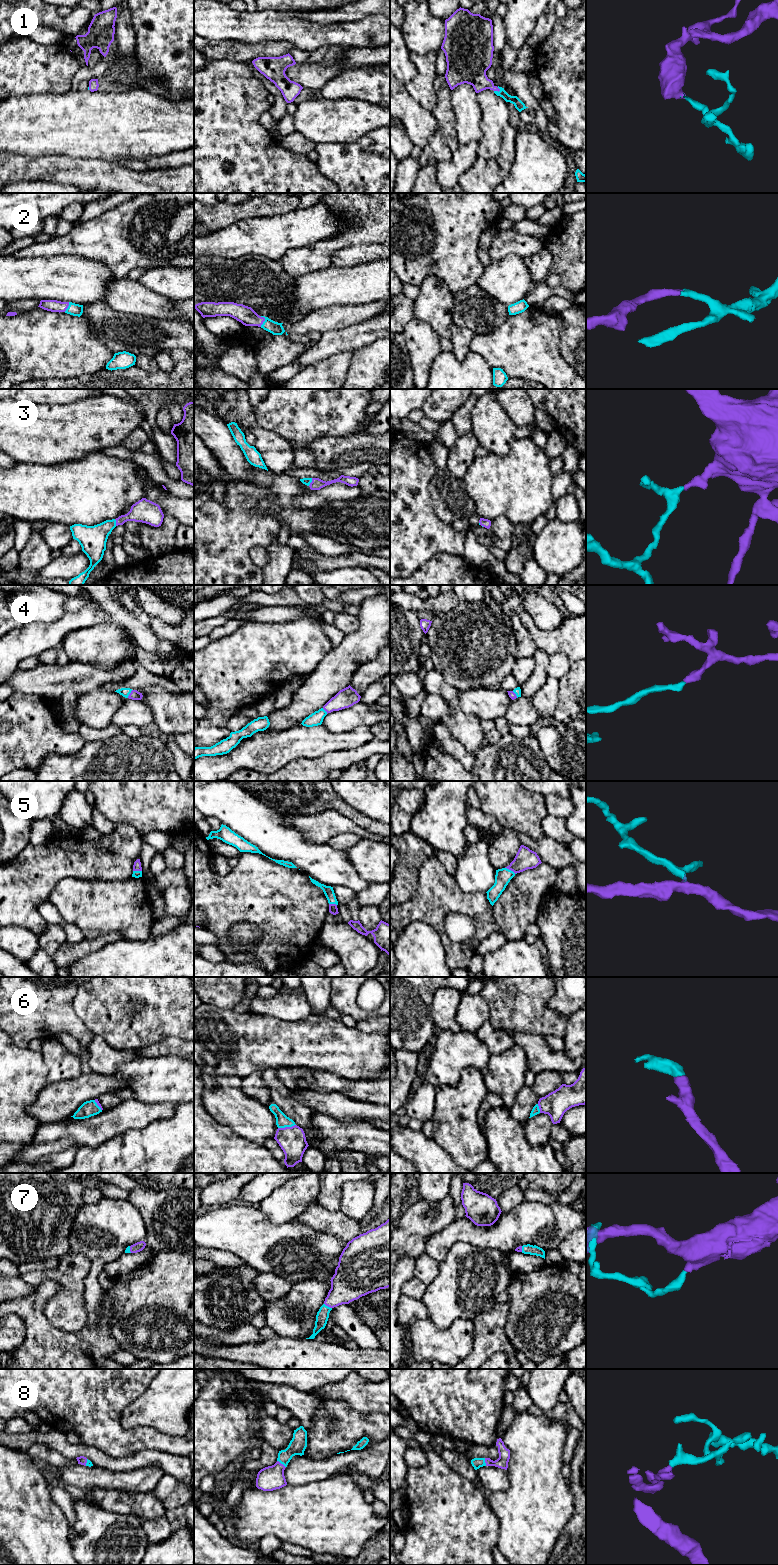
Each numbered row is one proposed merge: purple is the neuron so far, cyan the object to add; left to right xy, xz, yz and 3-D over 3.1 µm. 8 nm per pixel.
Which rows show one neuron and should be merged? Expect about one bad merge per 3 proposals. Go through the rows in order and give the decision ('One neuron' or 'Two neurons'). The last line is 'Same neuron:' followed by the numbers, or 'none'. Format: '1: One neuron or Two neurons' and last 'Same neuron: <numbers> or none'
1: One neuron
2: One neuron
3: One neuron
4: One neuron
5: One neuron
6: One neuron
7: One neuron
8: One neuron
Same neuron: 1, 2, 3, 4, 5, 6, 7, 8

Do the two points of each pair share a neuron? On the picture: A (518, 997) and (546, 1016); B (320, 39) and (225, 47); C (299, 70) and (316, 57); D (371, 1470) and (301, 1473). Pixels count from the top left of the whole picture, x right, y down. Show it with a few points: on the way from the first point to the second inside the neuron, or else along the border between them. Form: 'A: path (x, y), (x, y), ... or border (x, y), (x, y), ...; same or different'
A: path (525, 1004), (539, 1016); same
B: border (265, 42), (289, 41), (295, 47); different
C: border (306, 61), (322, 65), (330, 65), (333, 62); different
D: path (354, 1461), (341, 1462), (318, 1470); same

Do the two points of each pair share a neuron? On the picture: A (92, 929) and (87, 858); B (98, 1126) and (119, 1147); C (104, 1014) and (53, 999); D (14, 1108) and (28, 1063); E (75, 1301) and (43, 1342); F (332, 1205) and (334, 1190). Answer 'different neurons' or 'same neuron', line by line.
A: different neurons
B: different neurons
C: different neurons
D: same neuron
E: different neurons
F: same neuron

